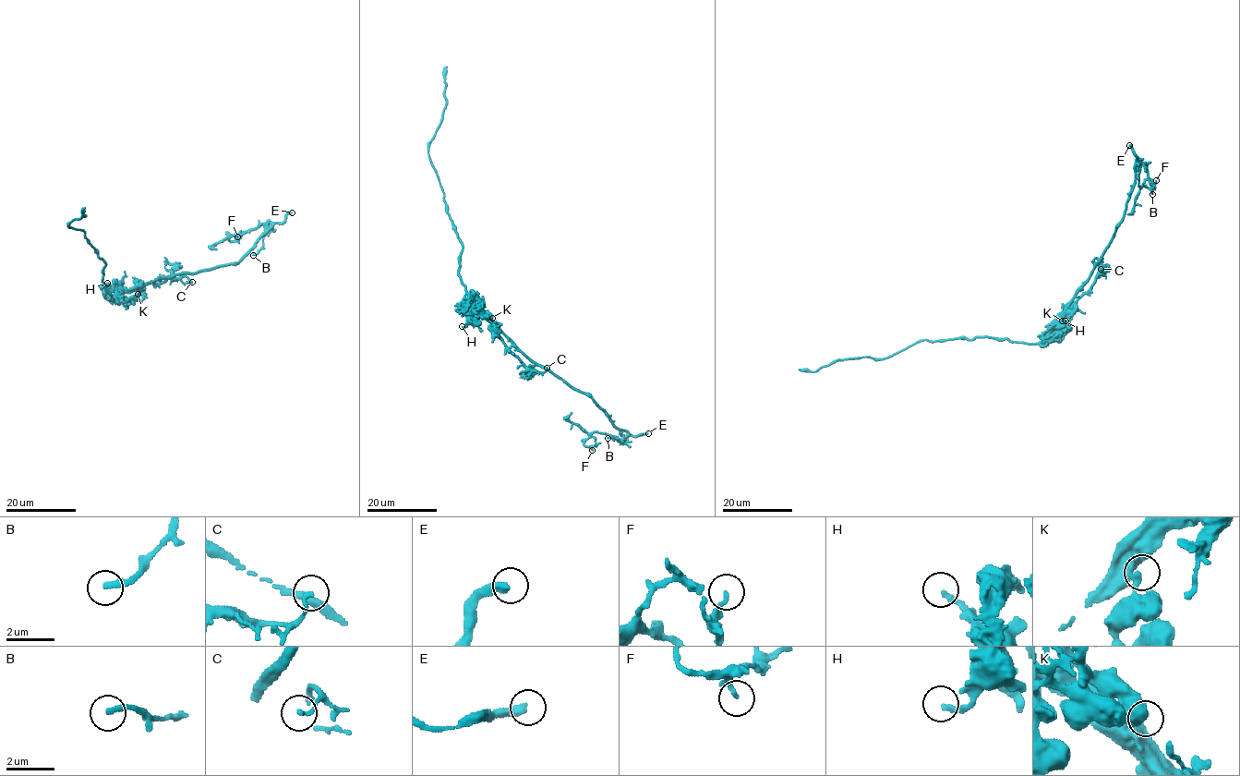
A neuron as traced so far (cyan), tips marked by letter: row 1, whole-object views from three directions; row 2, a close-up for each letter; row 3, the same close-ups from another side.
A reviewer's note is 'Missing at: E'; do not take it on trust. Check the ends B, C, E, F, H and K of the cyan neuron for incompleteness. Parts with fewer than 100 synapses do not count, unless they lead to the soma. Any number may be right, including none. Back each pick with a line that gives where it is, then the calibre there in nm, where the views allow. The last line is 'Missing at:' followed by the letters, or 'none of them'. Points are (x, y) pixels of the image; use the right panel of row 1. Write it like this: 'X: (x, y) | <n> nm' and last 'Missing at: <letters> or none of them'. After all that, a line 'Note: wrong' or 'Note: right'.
E: (1129, 145) | 360 nm
Missing at: E
Note: right

